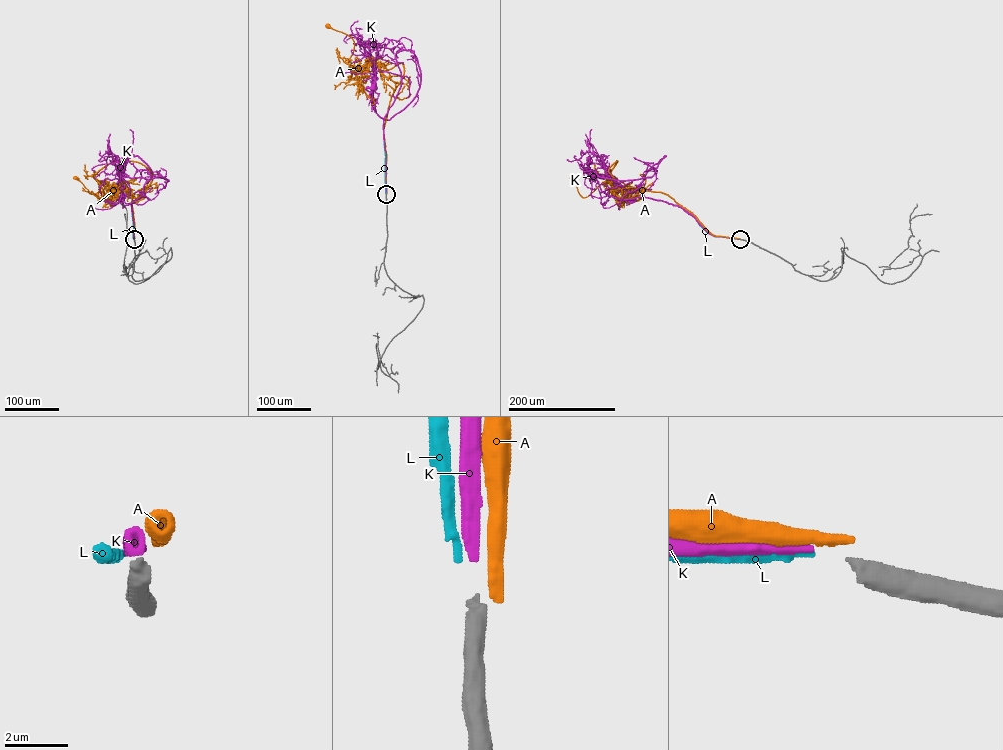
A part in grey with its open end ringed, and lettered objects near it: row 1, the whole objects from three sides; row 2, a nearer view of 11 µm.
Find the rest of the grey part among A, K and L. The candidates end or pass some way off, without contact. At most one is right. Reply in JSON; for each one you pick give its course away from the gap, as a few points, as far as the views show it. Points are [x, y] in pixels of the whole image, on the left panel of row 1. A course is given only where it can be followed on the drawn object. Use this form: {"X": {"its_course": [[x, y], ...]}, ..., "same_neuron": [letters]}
{"K": {"its_course": [[134, 239], [131, 202], [143, 197], [149, 199], [141, 204], [119, 202], [119, 186], [114, 196], [121, 199]]}, "same_neuron": ["K"]}

